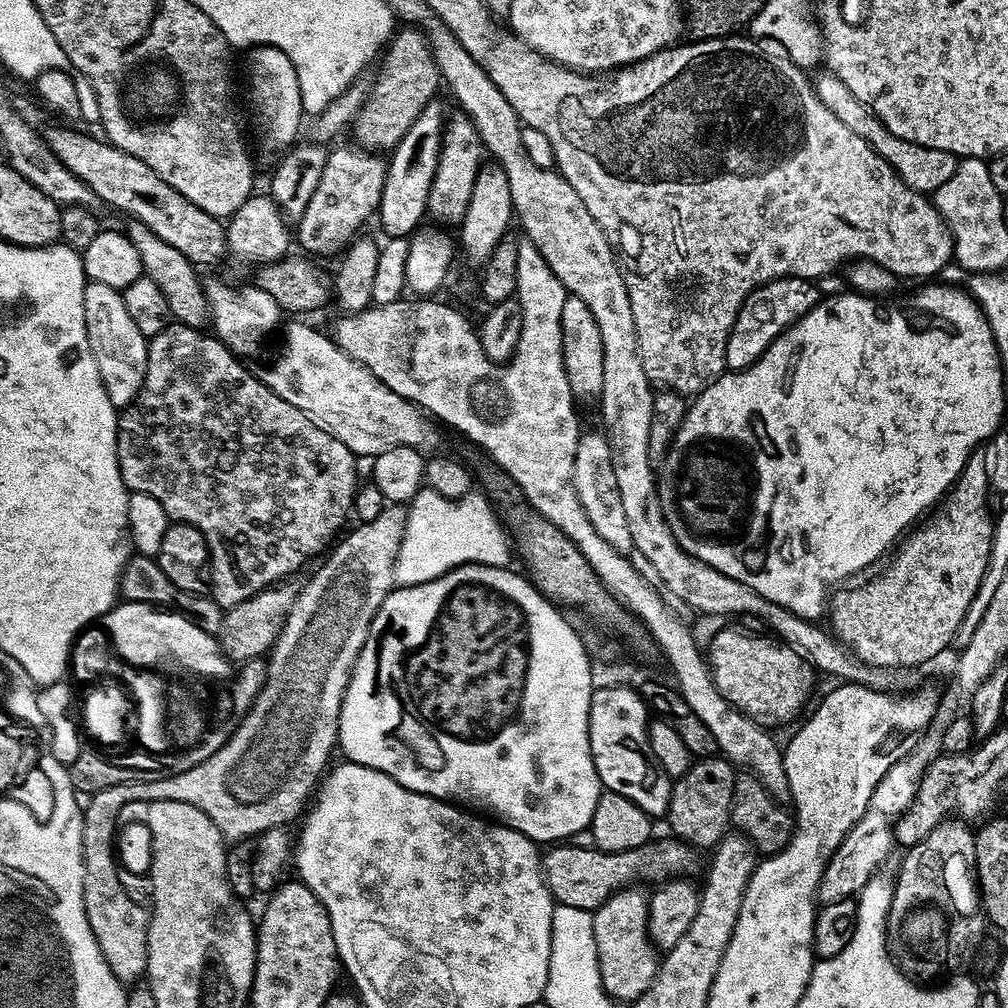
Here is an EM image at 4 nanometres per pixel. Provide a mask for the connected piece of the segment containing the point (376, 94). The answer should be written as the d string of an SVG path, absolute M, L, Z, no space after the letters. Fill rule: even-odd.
M404 26L389 39L386 47L382 52L382 59L379 61L380 73L376 76L376 81L371 81L368 97L364 99L363 106L356 112L356 118L350 125L350 133L359 147L377 154L387 153L395 148L397 142L406 134L406 130L410 130L410 126L414 126L414 122L418 118L418 114L422 114L422 110L428 105L429 100L437 99L436 91L442 88L440 79L440 71L436 65L436 59L432 56L432 45L429 37L424 36L419 27Z

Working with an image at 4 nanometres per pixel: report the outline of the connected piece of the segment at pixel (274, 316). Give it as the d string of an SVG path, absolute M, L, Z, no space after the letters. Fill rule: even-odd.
M220 280L203 281L205 298L210 315L210 326L217 339L231 349L238 358L252 358L259 354L260 340L267 332L277 328L284 313L274 298L259 288L259 285L244 286L238 290Z

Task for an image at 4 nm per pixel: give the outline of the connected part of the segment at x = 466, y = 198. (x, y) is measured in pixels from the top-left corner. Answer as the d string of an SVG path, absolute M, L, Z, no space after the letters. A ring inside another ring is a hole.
M456 114L445 123L444 134L441 136L438 170L435 171L434 182L427 194L427 215L435 223L449 226L459 225L465 216L472 196L473 186L480 171L478 158L480 144L476 128L472 120L463 114Z

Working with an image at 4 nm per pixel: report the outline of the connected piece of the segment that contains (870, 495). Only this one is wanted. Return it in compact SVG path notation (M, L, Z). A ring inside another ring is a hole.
M936 282L925 283L928 285L918 289L914 298L929 311L936 312L936 315L948 313L951 320L956 321L958 330L962 330L962 336L954 338L956 352L960 354L944 354L946 350L926 350L926 336L896 336L896 324L880 324L874 310L864 308L864 295L845 290L829 300L828 297L821 299L814 310L810 310L778 338L774 338L772 345L751 366L741 372L729 371L719 376L706 391L687 405L680 428L673 436L667 452L663 453L664 465L658 468L659 499L664 502L676 500L675 527L693 532L693 536L683 537L685 552L730 579L744 583L762 598L798 614L804 620L816 622L821 619L819 616L823 612L825 615L830 600L828 584L836 584L870 567L888 547L891 549L925 513L944 499L952 485L960 479L960 473L964 471L973 452L1001 431L1006 373L1000 368L1000 351L996 348L988 317L981 312L980 305L965 289L932 283Z

